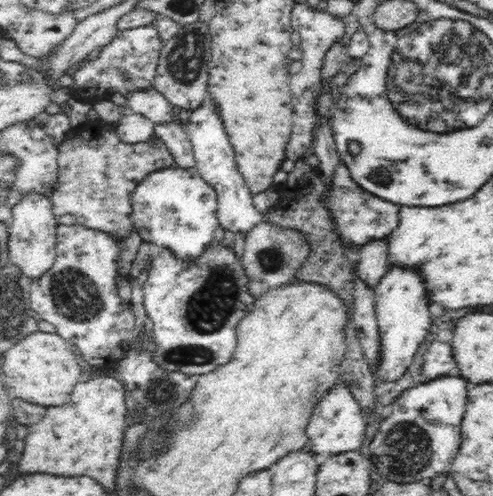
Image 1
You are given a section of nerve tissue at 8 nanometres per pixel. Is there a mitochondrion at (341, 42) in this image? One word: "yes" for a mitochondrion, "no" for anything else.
no

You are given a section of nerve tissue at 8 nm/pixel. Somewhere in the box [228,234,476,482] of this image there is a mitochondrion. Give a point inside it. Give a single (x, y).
(407, 448)

